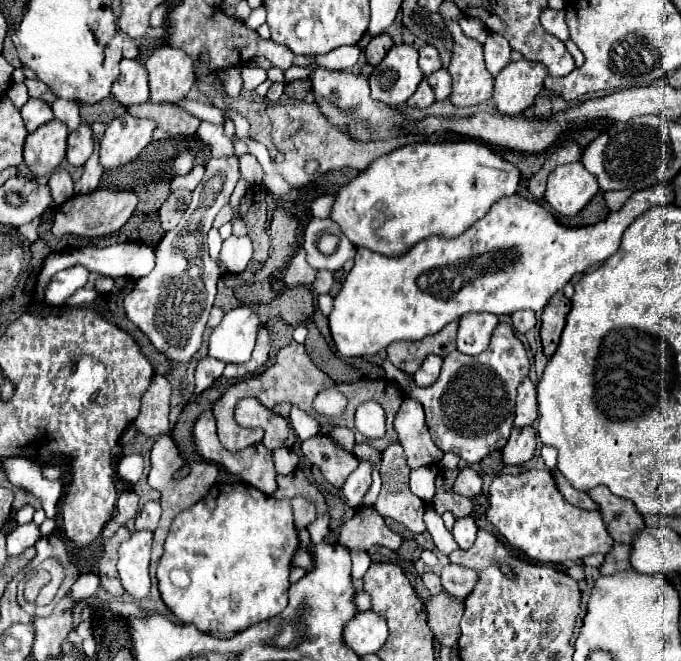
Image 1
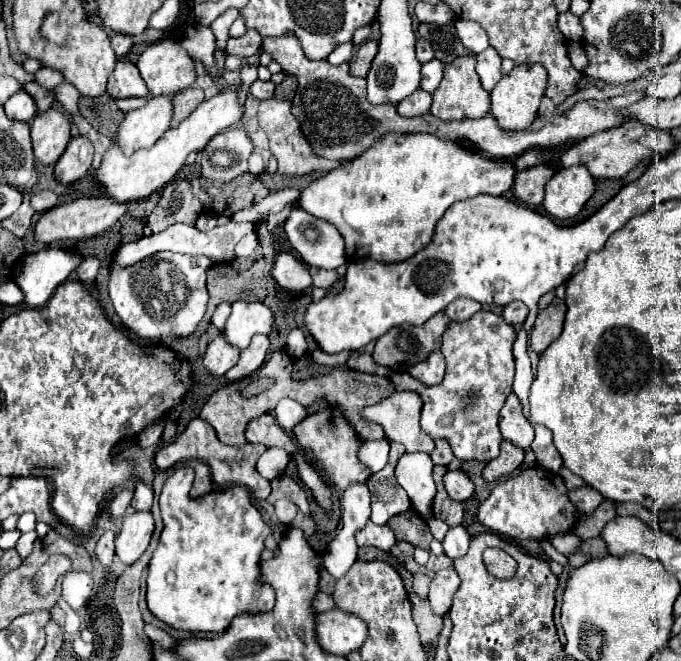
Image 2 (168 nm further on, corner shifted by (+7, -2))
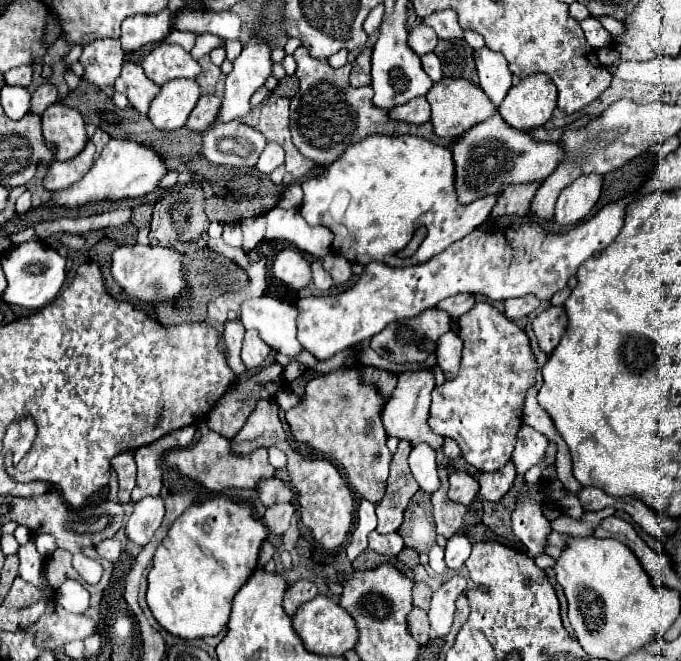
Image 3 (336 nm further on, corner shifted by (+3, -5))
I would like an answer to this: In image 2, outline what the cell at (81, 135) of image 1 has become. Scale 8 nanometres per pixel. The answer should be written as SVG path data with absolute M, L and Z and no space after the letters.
M85 136L71 138L67 150L55 164L57 180L63 184L71 184L71 182L79 180L81 176L85 176L89 172L91 160L93 160L93 146L91 146L89 138L85 138Z

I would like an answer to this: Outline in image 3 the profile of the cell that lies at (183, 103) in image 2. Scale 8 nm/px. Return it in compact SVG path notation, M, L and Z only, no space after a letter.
M203 95L195 105L195 109L191 111L187 119L187 127L191 127L193 131L205 131L205 127L209 127L217 119L219 109L221 109L221 97Z

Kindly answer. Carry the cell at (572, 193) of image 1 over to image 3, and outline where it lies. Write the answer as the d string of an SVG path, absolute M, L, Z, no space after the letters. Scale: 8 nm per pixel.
M591 173L565 187L555 207L555 221L559 225L575 225L585 219L601 195L601 185L603 177Z

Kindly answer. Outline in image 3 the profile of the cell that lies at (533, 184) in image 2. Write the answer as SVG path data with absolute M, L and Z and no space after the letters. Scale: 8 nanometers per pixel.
M523 183L523 185L513 185L507 187L497 203L493 205L489 219L497 219L501 215L517 215L517 217L525 217L529 215L529 207L531 207L531 199L537 191L539 183Z

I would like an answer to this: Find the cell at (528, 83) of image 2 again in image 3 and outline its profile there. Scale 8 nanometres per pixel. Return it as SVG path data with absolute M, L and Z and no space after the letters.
M541 73L513 85L497 111L513 129L531 131L543 127L553 117L555 107L555 83L545 73Z

